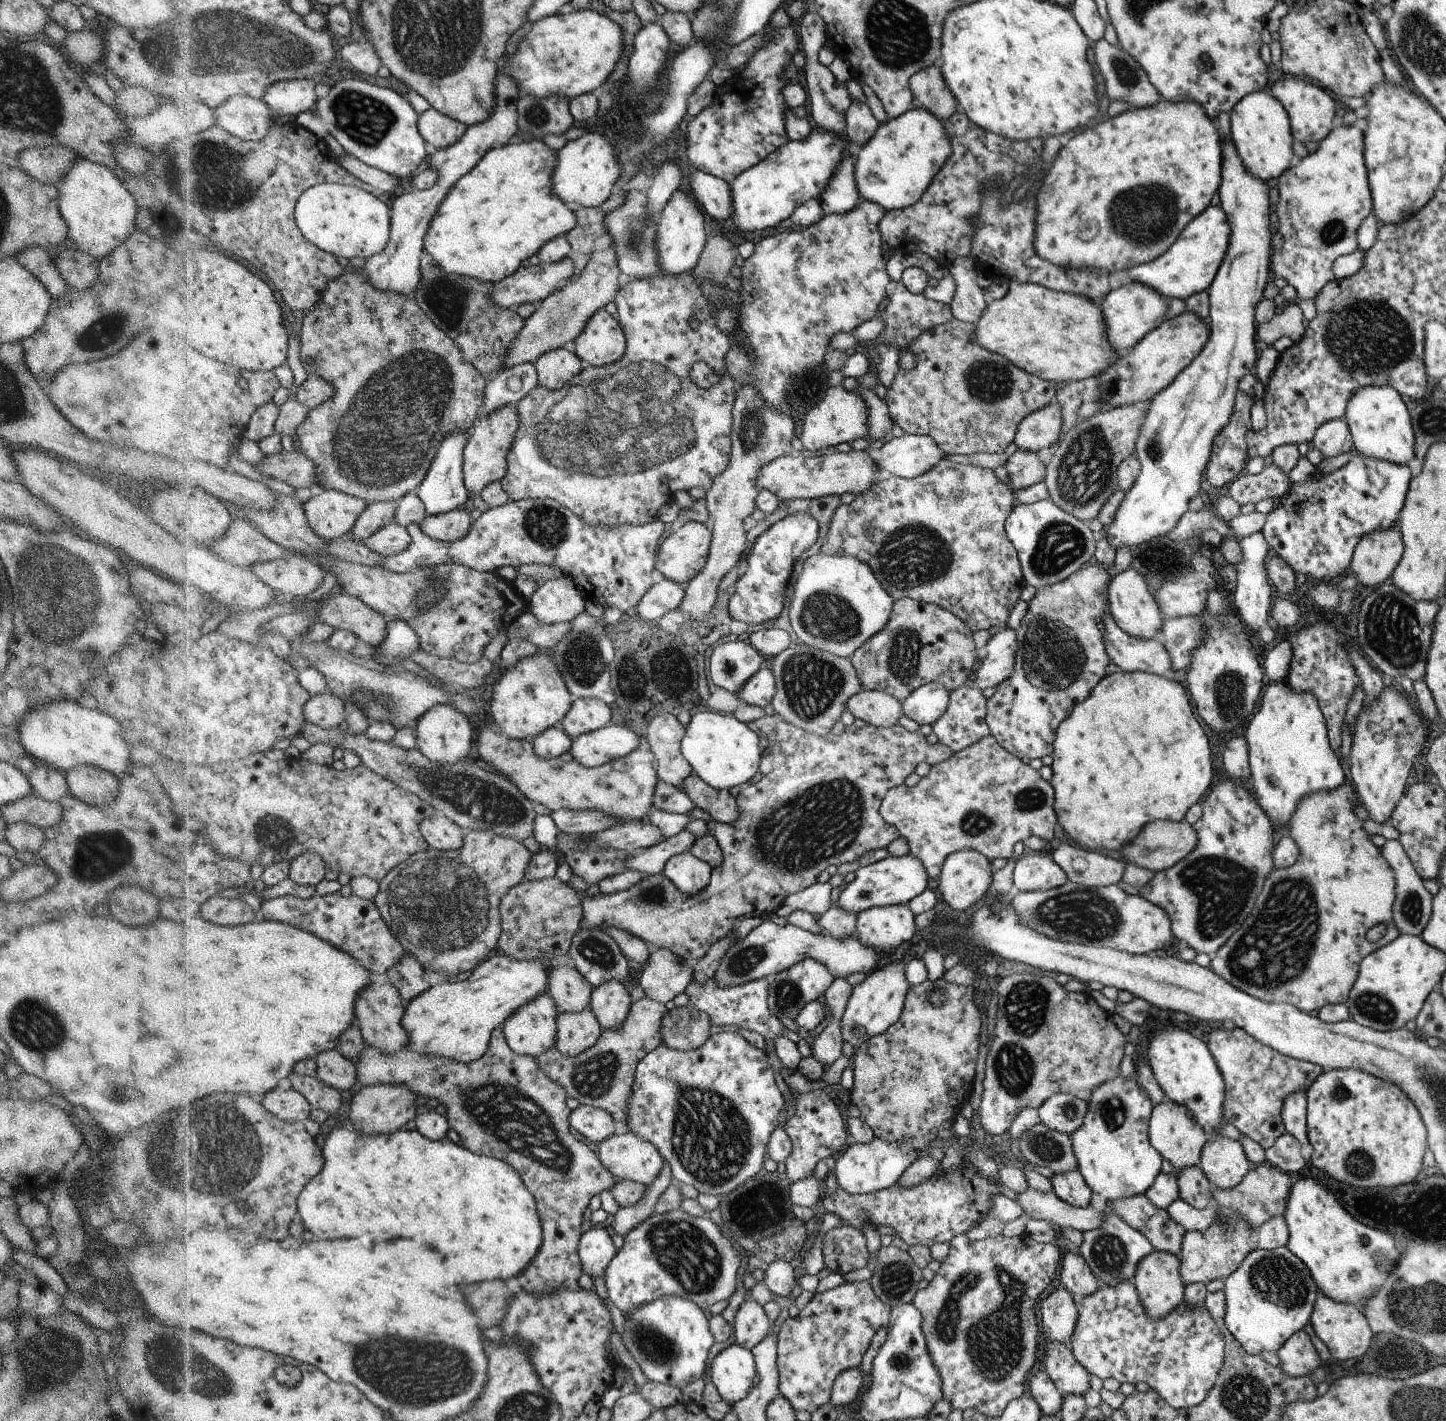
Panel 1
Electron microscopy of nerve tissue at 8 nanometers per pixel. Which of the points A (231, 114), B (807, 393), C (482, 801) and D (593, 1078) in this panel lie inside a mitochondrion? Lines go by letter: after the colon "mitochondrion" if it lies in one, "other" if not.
A: other
B: mitochondrion
C: mitochondrion
D: mitochondrion

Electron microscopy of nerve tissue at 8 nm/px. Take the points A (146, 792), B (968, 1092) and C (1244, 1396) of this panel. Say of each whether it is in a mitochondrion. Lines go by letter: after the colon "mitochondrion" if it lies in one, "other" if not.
A: other
B: other
C: mitochondrion

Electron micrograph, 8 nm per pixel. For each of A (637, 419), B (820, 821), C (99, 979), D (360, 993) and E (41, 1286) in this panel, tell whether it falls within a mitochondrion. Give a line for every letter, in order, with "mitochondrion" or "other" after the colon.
A: mitochondrion
B: mitochondrion
C: other
D: other
E: other

